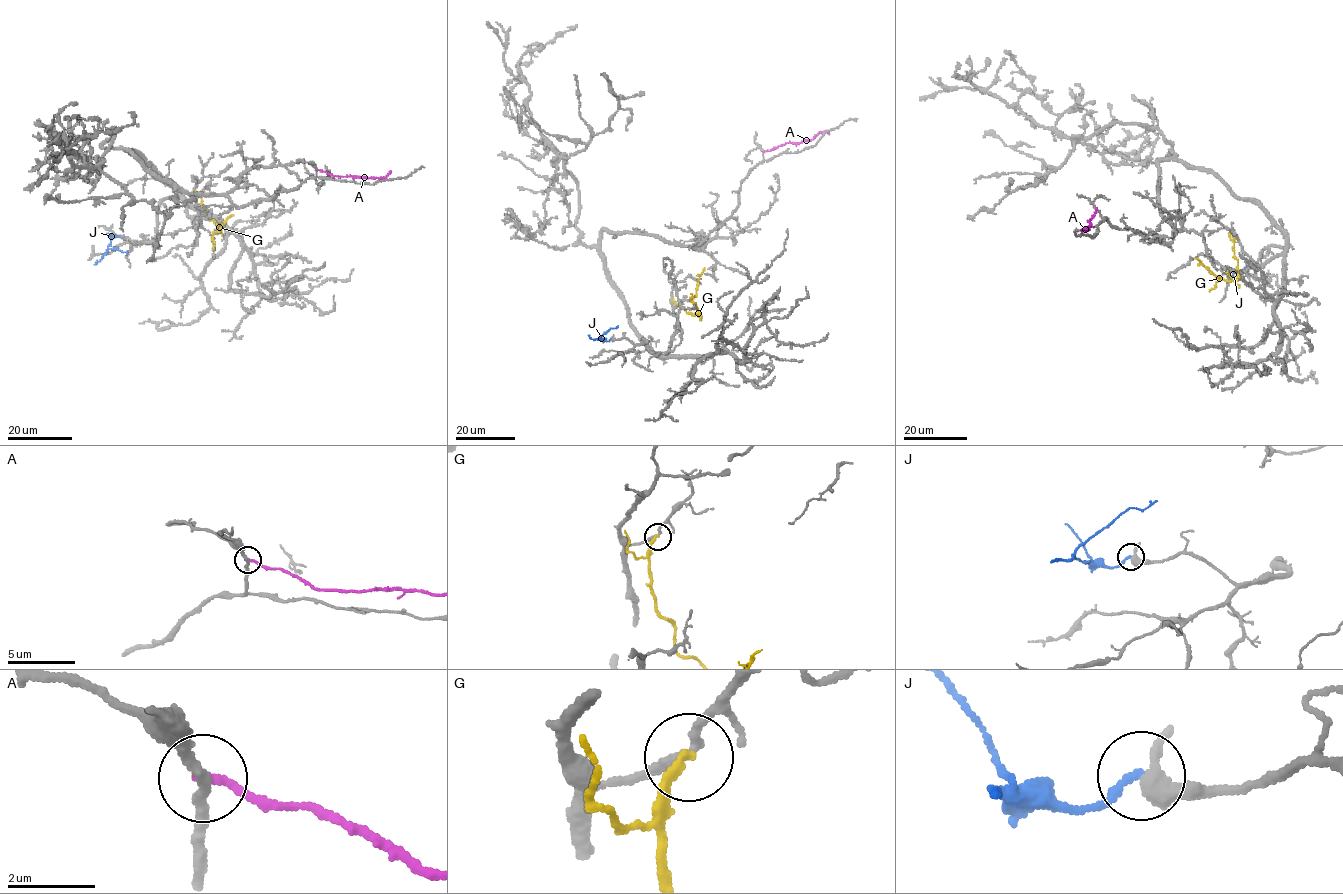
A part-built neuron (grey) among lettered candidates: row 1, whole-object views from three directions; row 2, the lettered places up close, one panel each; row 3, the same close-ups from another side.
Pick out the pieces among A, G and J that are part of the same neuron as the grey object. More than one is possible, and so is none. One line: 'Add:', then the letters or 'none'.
Add: none

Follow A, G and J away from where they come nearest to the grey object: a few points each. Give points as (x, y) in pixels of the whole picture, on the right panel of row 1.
A: (1095, 208), (1088, 229), (1082, 231), (1087, 228)
G: (1236, 237), (1233, 254), (1239, 275), (1235, 280), (1222, 279), (1194, 258)
J: (1248, 263), (1231, 278)

